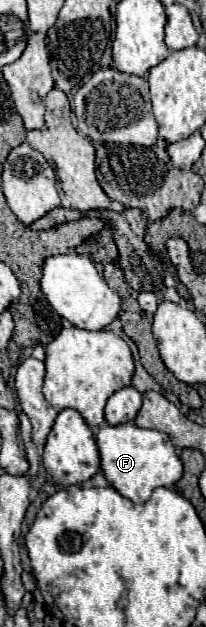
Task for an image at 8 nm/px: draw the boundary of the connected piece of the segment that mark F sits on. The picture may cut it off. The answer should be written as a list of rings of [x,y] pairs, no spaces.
[[[134,423],[102,425],[96,435],[104,477],[112,487],[134,503],[146,503],[154,489],[172,487],[182,477],[182,461],[168,435],[154,429],[142,429]]]

